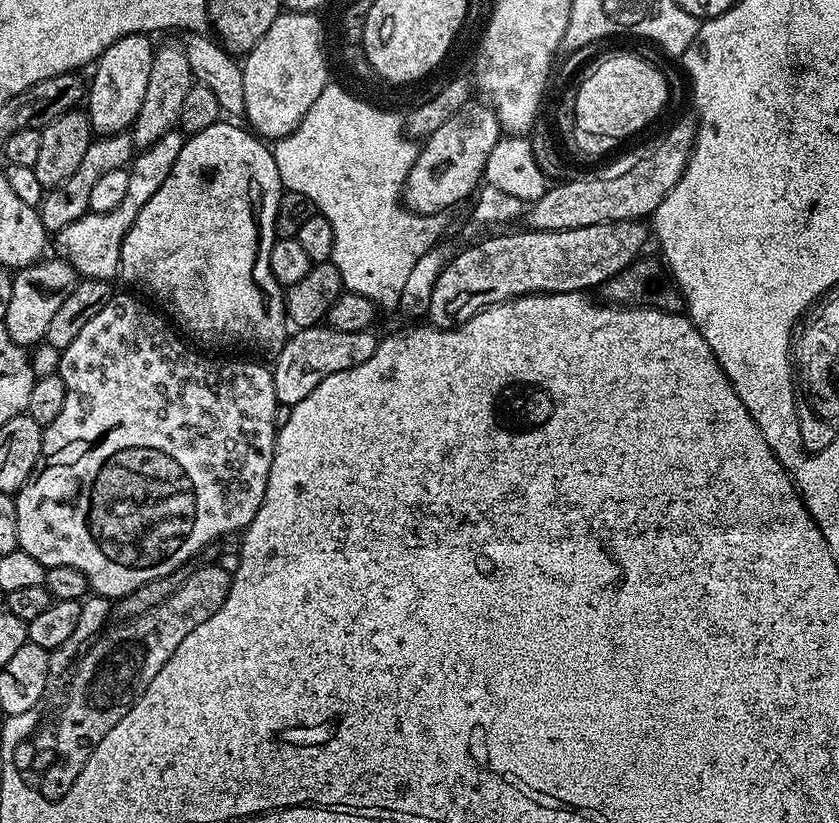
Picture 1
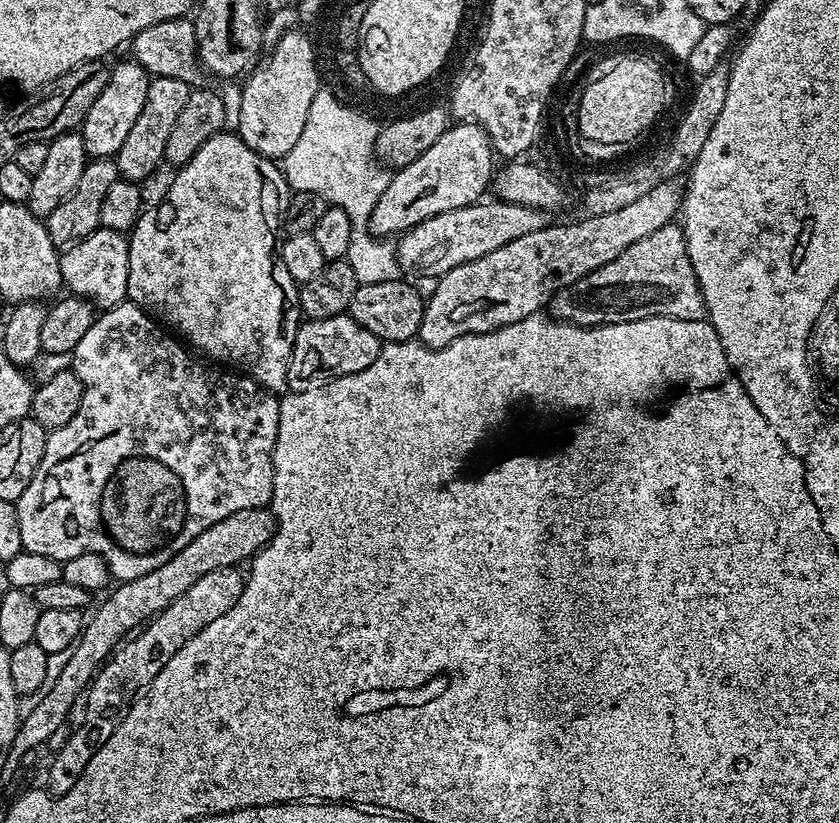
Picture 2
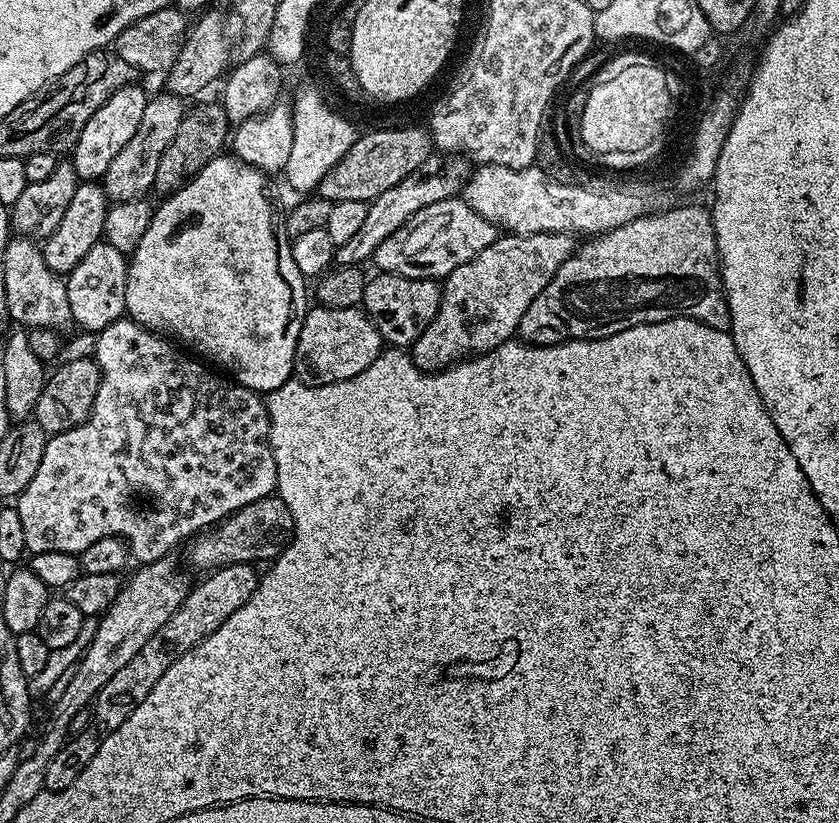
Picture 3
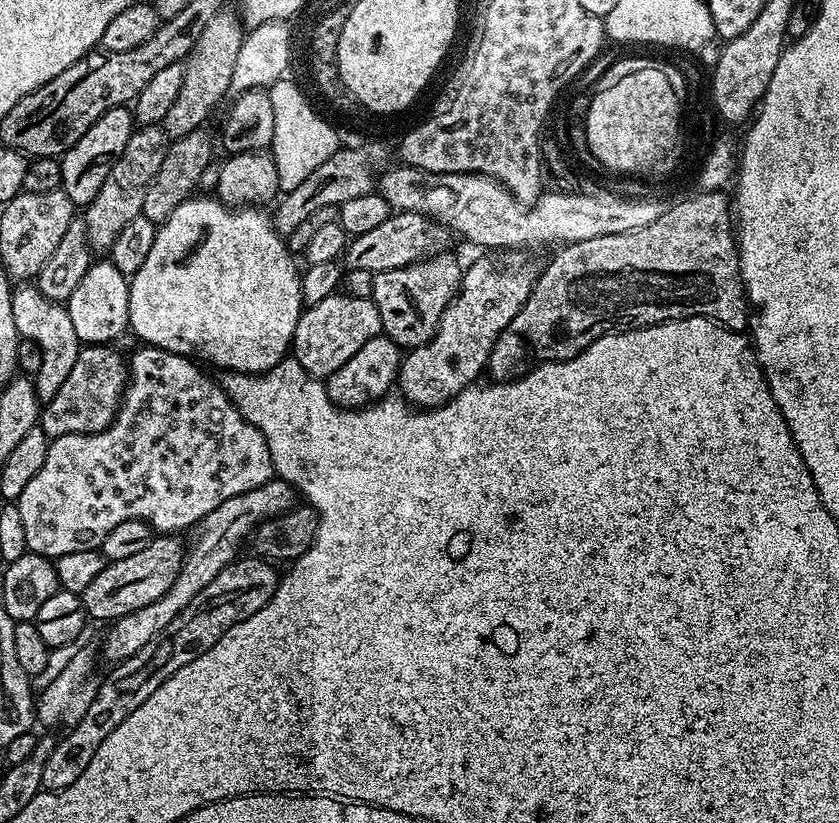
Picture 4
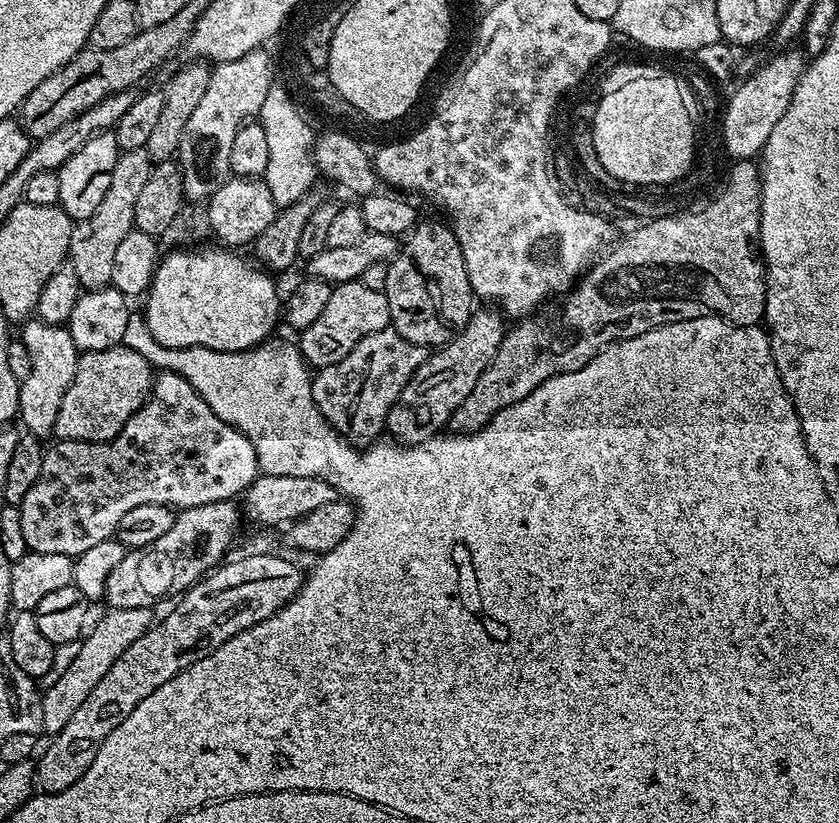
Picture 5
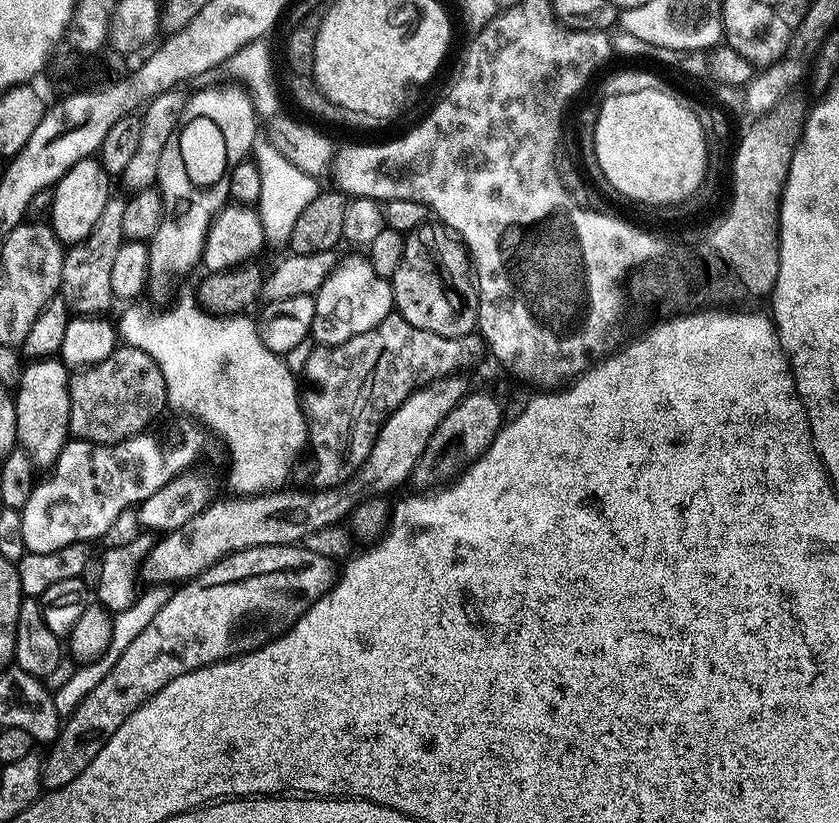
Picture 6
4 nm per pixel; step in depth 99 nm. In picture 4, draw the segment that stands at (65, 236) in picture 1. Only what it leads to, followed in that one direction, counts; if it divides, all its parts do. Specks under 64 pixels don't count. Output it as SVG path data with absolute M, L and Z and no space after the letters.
M100 258L90 264L86 274L83 275L81 282L75 287L66 303L70 322L74 325L74 334L78 334L81 345L111 345L116 342L112 340L118 339L123 332L129 331L128 281L129 277L120 273L108 258Z

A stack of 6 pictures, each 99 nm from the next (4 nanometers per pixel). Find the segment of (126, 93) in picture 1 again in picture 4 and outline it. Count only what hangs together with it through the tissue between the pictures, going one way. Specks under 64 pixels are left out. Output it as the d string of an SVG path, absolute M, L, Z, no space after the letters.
M128 106L111 108L98 118L98 122L94 122L94 126L90 126L90 130L86 130L86 134L82 134L82 138L78 138L78 142L74 142L74 146L70 146L68 152L59 157L62 187L72 205L87 206L98 190L102 190L106 174L110 174L122 150L126 150L126 142L130 142L133 131L133 109Z

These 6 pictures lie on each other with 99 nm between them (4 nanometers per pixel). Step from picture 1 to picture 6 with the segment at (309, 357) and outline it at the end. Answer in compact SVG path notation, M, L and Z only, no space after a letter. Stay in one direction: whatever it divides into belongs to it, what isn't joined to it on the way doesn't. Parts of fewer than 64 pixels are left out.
M391 279L384 284L328 284L324 281L315 297L311 339L325 348L345 344L358 334L366 334L366 330L378 326L394 312Z

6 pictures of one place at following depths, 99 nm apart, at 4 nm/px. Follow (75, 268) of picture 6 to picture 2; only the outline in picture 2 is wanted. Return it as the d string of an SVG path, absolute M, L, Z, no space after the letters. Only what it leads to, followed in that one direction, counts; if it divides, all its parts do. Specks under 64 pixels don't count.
M157 76L149 79L142 114L138 114L134 127L126 137L126 142L122 142L122 150L118 150L114 157L116 171L123 179L143 182L142 180L146 179L159 164L162 164L166 150L166 138L170 138L170 129L174 126L178 113L182 111L182 106L186 106L189 91L189 84L178 78Z

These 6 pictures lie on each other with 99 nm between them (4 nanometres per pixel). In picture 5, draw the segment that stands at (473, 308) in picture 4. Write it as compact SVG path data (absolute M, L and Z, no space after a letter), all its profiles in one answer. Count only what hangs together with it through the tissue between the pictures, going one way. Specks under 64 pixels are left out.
M484 306L481 312L480 309L473 311L472 319L469 320L467 326L453 340L437 347L429 355L428 359L422 362L422 366L418 366L418 370L414 375L408 379L402 394L398 394L398 398L394 402L386 421L386 432L392 435L389 437L395 443L407 446L410 444L421 444L429 440L431 436L437 435L443 429L440 427L455 412L459 413L463 409L466 402L466 394L470 394L470 390L474 390L474 382L478 382L478 378L482 378L482 370L486 370L486 366L490 366L490 362L502 342L505 331L506 320L499 311L493 310L488 306Z

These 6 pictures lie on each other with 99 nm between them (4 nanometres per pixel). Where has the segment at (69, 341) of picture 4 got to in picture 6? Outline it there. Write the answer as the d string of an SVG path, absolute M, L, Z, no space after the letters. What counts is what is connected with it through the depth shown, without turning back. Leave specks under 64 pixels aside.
M36 358L25 363L20 385L14 389L16 401L16 439L34 458L37 469L48 470L62 454L70 437L69 365L59 358Z

